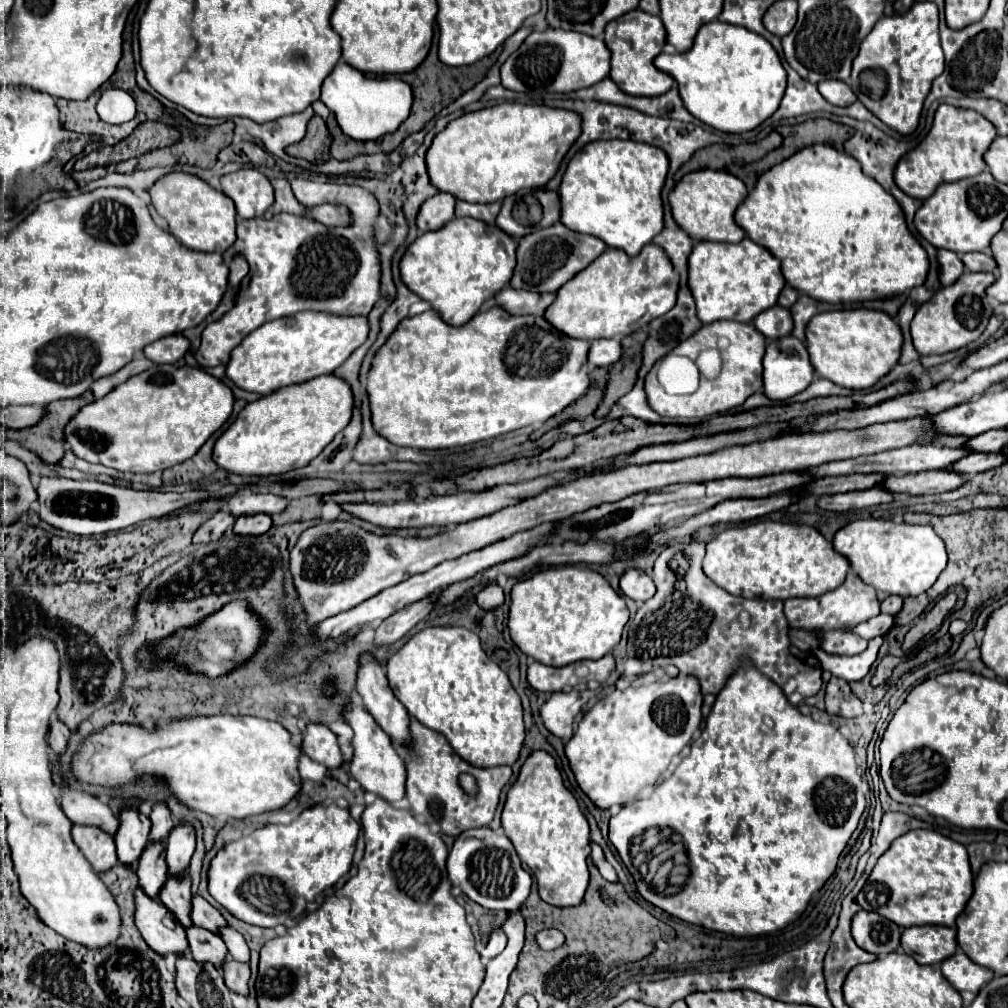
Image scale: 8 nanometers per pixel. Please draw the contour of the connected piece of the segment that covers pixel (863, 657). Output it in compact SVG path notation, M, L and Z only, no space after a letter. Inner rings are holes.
M876 636L870 640L870 646L862 652L862 654L856 654L856 656L838 656L838 654L826 654L822 648L816 650L816 658L820 660L822 668L828 670L832 676L838 676L838 678L844 678L848 682L852 680L862 680L870 666L874 664L876 660L876 654L878 654L878 648L882 646L884 638L882 636Z

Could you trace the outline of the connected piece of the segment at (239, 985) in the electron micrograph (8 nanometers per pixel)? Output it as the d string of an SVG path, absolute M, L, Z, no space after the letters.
M234 958L224 960L222 964L224 982L230 990L246 996L248 994L248 978L250 978L250 966L246 962L236 962Z

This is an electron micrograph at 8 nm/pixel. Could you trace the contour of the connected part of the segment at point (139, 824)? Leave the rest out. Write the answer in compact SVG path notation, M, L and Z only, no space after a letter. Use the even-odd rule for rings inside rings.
M124 808L118 814L118 830L116 830L116 848L118 860L122 864L134 866L138 862L140 852L144 850L150 834L150 820L146 814L138 812L136 808Z

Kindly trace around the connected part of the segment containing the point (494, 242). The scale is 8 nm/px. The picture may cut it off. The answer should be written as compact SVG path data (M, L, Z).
M454 218L436 232L418 236L400 260L402 282L440 314L450 326L466 324L486 298L496 296L512 276L516 240L494 224L472 218Z

